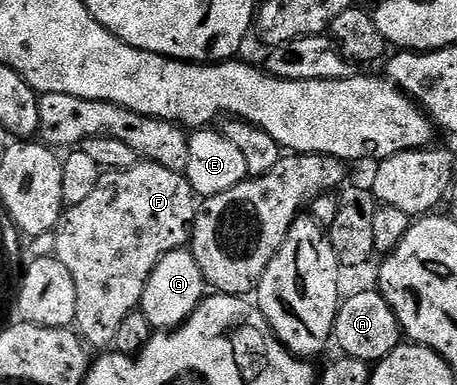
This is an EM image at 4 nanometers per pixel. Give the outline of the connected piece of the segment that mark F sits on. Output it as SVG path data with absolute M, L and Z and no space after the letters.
M146 160L136 161L134 166L130 166L124 170L107 170L100 173L97 180L97 188L93 188L93 192L89 192L89 196L85 200L81 200L81 204L68 206L64 209L63 215L59 217L59 223L55 225L53 231L53 239L55 238L55 250L53 250L53 254L61 264L65 264L66 271L73 278L73 288L75 289L77 300L73 326L80 339L88 347L106 346L103 348L107 348L112 345L117 328L120 327L121 322L129 313L139 310L139 302L143 298L143 289L153 272L153 268L157 264L157 260L161 260L161 256L165 256L169 252L184 249L190 243L196 213L197 195L194 188L188 184L186 177L178 170L170 170L161 164Z

